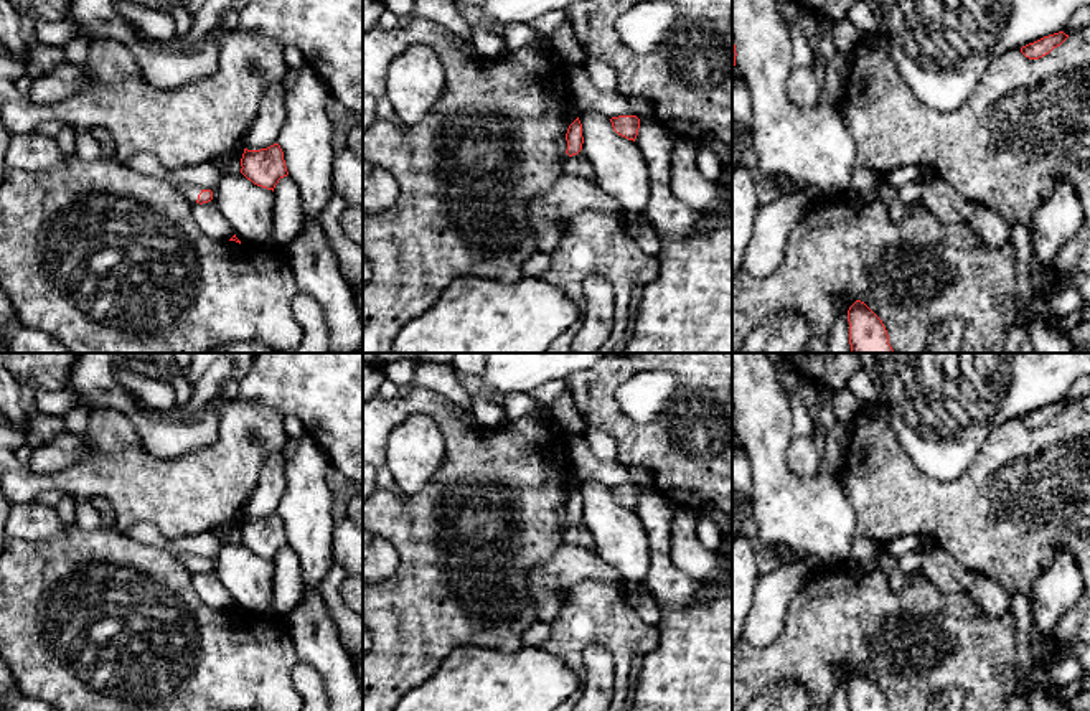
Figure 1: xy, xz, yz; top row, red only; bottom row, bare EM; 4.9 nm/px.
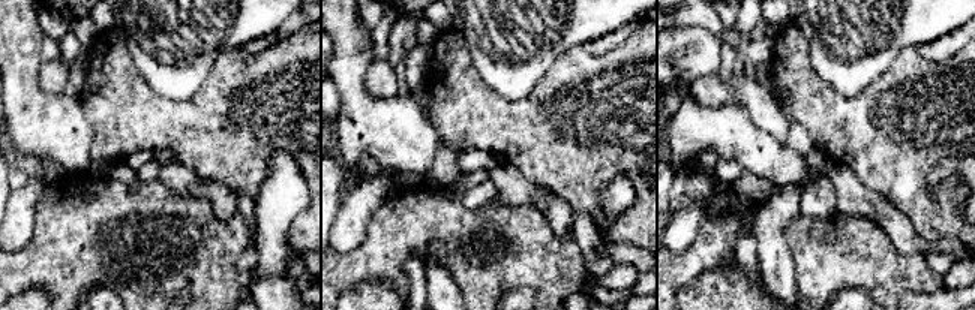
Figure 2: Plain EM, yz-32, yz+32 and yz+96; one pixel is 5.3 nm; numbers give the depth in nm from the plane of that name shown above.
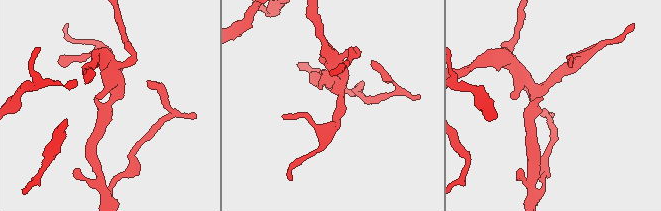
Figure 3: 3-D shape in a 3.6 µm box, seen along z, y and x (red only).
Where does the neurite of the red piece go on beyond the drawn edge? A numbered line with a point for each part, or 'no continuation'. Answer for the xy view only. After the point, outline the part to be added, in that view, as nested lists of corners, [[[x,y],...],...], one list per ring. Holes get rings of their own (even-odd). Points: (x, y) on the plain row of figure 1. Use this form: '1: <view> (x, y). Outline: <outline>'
1: xy (192, 561). Outline: [[[175,554],[180,561],[185,563],[185,566],[188,567],[188,571],[191,574],[196,572],[198,564],[201,563],[203,558],[196,556],[196,554]]]

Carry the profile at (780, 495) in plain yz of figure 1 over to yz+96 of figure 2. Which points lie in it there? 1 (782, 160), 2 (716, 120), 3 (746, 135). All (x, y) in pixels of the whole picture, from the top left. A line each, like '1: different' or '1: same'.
1: same
2: same
3: same

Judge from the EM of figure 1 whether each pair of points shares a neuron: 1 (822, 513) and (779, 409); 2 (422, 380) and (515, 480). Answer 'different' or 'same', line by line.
1: same
2: different

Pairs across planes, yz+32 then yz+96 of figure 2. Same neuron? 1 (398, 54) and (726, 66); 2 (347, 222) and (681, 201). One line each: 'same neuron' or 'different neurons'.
1: same neuron
2: different neurons

